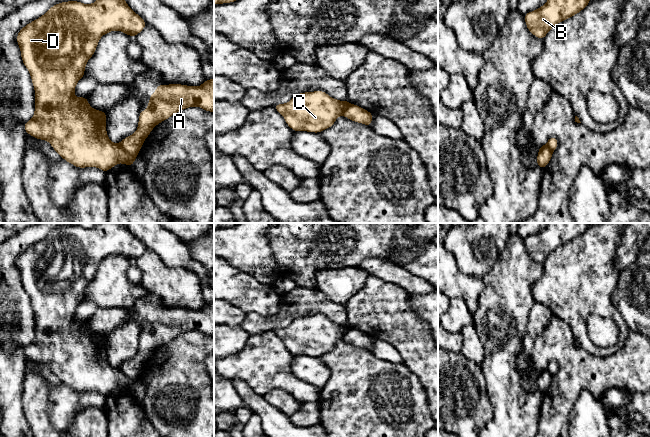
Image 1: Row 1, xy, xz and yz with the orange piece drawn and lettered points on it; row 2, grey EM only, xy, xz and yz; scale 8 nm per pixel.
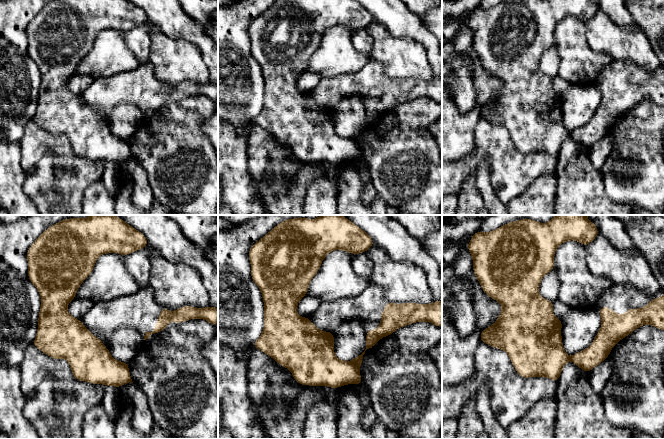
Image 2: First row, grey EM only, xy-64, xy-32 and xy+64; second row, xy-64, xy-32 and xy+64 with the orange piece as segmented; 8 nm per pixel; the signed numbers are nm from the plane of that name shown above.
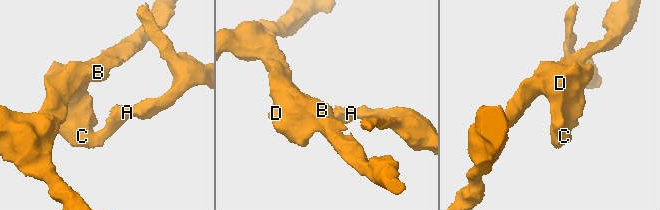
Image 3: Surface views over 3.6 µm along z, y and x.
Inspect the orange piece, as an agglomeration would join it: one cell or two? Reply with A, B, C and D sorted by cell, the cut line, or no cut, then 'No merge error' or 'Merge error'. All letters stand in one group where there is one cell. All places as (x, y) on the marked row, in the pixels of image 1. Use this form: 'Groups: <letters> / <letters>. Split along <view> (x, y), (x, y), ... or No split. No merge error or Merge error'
Groups: A / B C D. Split along xy (118, 144), (135, 157). Merge error

